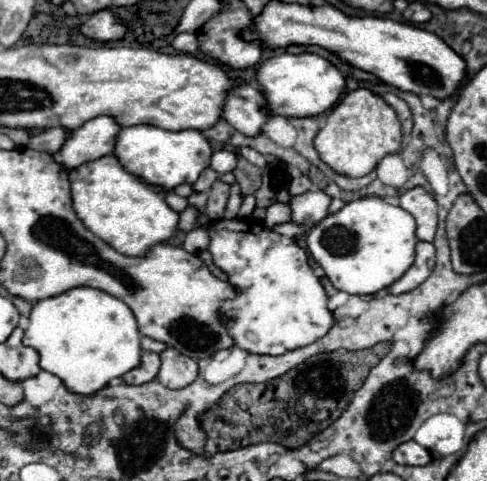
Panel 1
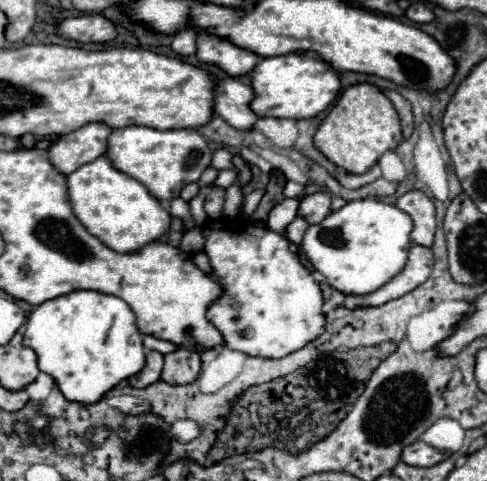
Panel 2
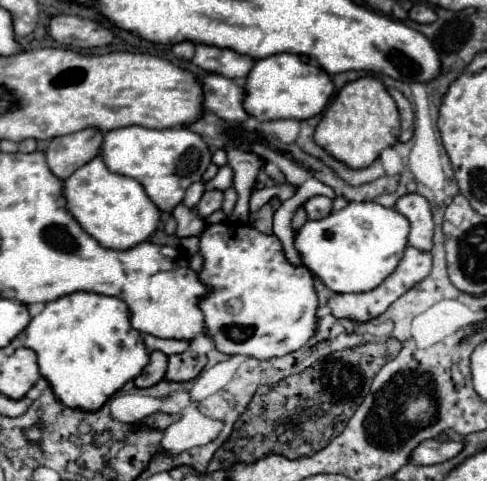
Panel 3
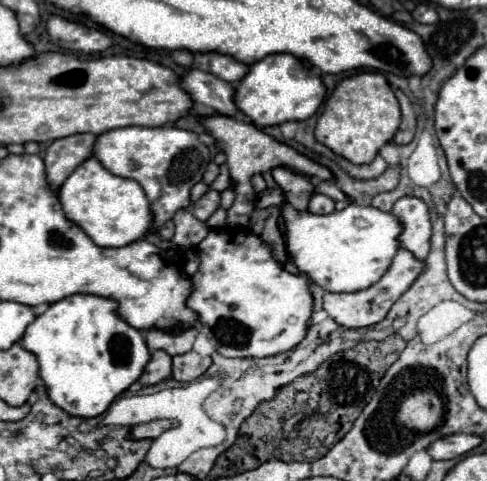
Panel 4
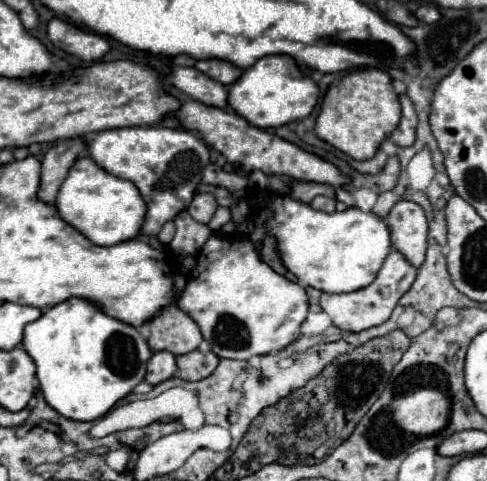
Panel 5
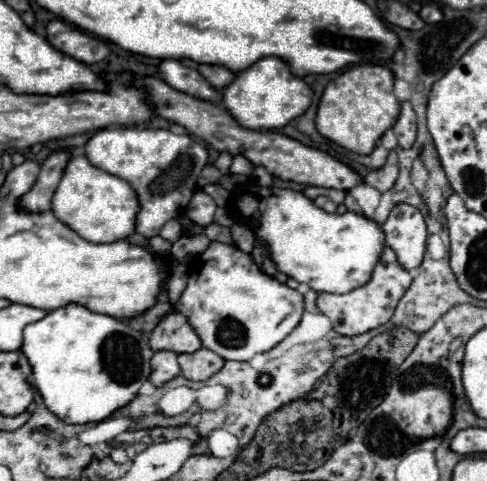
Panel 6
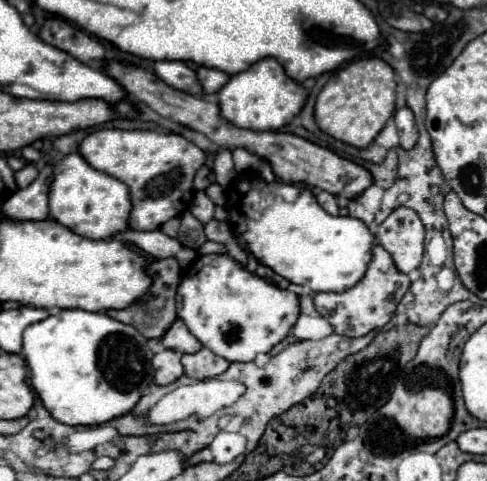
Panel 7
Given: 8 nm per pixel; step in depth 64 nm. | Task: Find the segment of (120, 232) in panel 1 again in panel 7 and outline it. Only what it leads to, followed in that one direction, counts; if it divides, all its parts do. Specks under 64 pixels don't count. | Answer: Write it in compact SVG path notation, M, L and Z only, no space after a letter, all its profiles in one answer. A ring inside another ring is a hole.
M68 154L54 164L54 182L50 186L50 218L90 240L108 240L116 232L128 230L132 210L128 186L100 170L94 170L80 154Z

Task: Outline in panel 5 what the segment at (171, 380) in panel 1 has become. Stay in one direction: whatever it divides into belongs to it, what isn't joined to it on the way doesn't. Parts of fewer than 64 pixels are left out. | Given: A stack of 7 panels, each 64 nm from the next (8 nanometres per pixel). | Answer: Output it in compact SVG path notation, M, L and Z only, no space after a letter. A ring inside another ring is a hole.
M194 350L190 354L176 356L176 366L178 366L178 370L174 376L182 378L182 380L196 382L196 380L202 380L214 372L214 368L218 366L218 356L212 352L202 354L202 352Z

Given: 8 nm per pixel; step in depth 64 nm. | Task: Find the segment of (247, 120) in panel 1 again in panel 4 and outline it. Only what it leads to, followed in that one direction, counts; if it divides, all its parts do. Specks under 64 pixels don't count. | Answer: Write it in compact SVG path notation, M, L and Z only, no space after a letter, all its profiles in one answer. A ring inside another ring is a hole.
M192 70L182 76L182 86L192 94L196 104L204 104L220 116L234 116L238 112L234 104L234 84L228 84L210 72Z

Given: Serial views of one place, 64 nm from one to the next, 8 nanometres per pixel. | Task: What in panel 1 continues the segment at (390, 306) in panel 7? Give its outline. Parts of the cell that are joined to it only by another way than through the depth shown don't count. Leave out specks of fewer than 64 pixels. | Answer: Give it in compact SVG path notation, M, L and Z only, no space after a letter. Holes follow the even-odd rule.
M418 242L414 264L410 266L410 270L400 280L396 280L388 288L388 292L390 294L402 294L402 292L410 292L412 288L420 286L430 276L434 264L436 264L436 248L434 248L434 244Z

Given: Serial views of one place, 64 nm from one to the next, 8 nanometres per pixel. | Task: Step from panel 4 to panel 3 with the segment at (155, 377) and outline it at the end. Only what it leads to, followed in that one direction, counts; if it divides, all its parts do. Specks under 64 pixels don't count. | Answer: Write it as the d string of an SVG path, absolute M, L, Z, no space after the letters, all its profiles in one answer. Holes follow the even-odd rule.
M150 352L150 362L142 370L142 374L134 378L134 384L138 388L150 388L164 378L166 368L168 368L168 356L162 352Z

